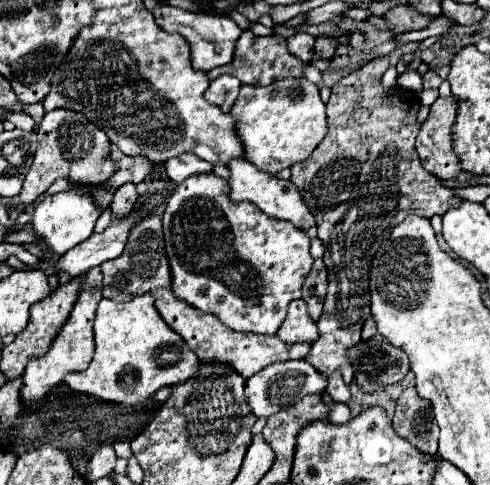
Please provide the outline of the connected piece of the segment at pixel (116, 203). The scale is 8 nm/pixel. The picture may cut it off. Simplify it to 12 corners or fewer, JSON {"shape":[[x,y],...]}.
{"shape":[[133,183],[115,191],[109,207],[125,217],[133,211],[139,193]]}

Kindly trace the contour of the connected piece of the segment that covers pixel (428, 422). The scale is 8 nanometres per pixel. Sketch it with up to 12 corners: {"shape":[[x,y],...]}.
{"shape":[[415,387],[397,399],[393,429],[423,453],[437,453],[431,403]]}

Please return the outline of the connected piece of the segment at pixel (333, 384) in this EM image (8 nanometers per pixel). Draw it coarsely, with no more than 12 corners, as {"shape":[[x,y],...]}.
{"shape":[[339,373],[329,377],[327,393],[333,401],[349,403],[351,391]]}

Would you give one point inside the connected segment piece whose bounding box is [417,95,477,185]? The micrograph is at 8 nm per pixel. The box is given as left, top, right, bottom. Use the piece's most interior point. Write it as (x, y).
(435, 149)

